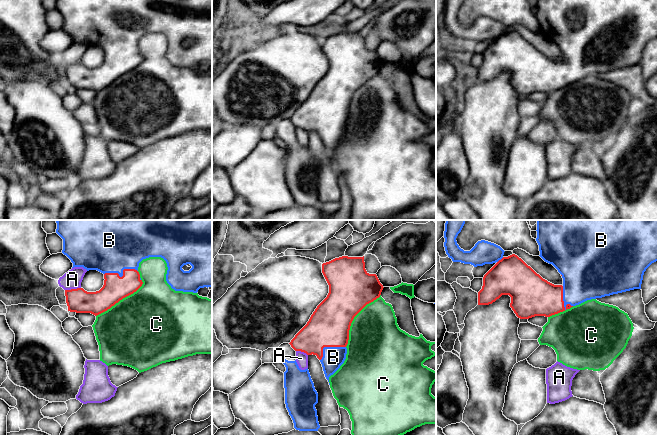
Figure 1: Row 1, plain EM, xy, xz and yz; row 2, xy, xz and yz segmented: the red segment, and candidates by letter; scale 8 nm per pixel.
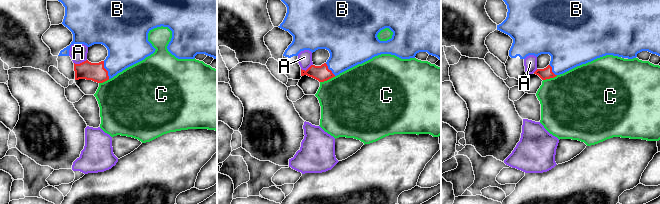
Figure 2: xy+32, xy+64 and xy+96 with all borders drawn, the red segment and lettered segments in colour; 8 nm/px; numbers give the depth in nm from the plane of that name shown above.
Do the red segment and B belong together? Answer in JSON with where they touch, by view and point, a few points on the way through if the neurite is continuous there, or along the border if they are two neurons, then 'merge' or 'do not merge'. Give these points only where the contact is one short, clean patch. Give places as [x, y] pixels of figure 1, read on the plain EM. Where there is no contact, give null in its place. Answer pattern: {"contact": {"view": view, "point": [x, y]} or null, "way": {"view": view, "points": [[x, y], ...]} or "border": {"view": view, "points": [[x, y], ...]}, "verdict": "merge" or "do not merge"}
{"contact": {"view": "xy", "point": [123, 51]}, "verdict": "merge"}

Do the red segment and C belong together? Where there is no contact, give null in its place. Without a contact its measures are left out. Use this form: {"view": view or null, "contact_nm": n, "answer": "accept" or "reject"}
{"view": "xz", "contact_nm": 500, "answer": "reject"}

